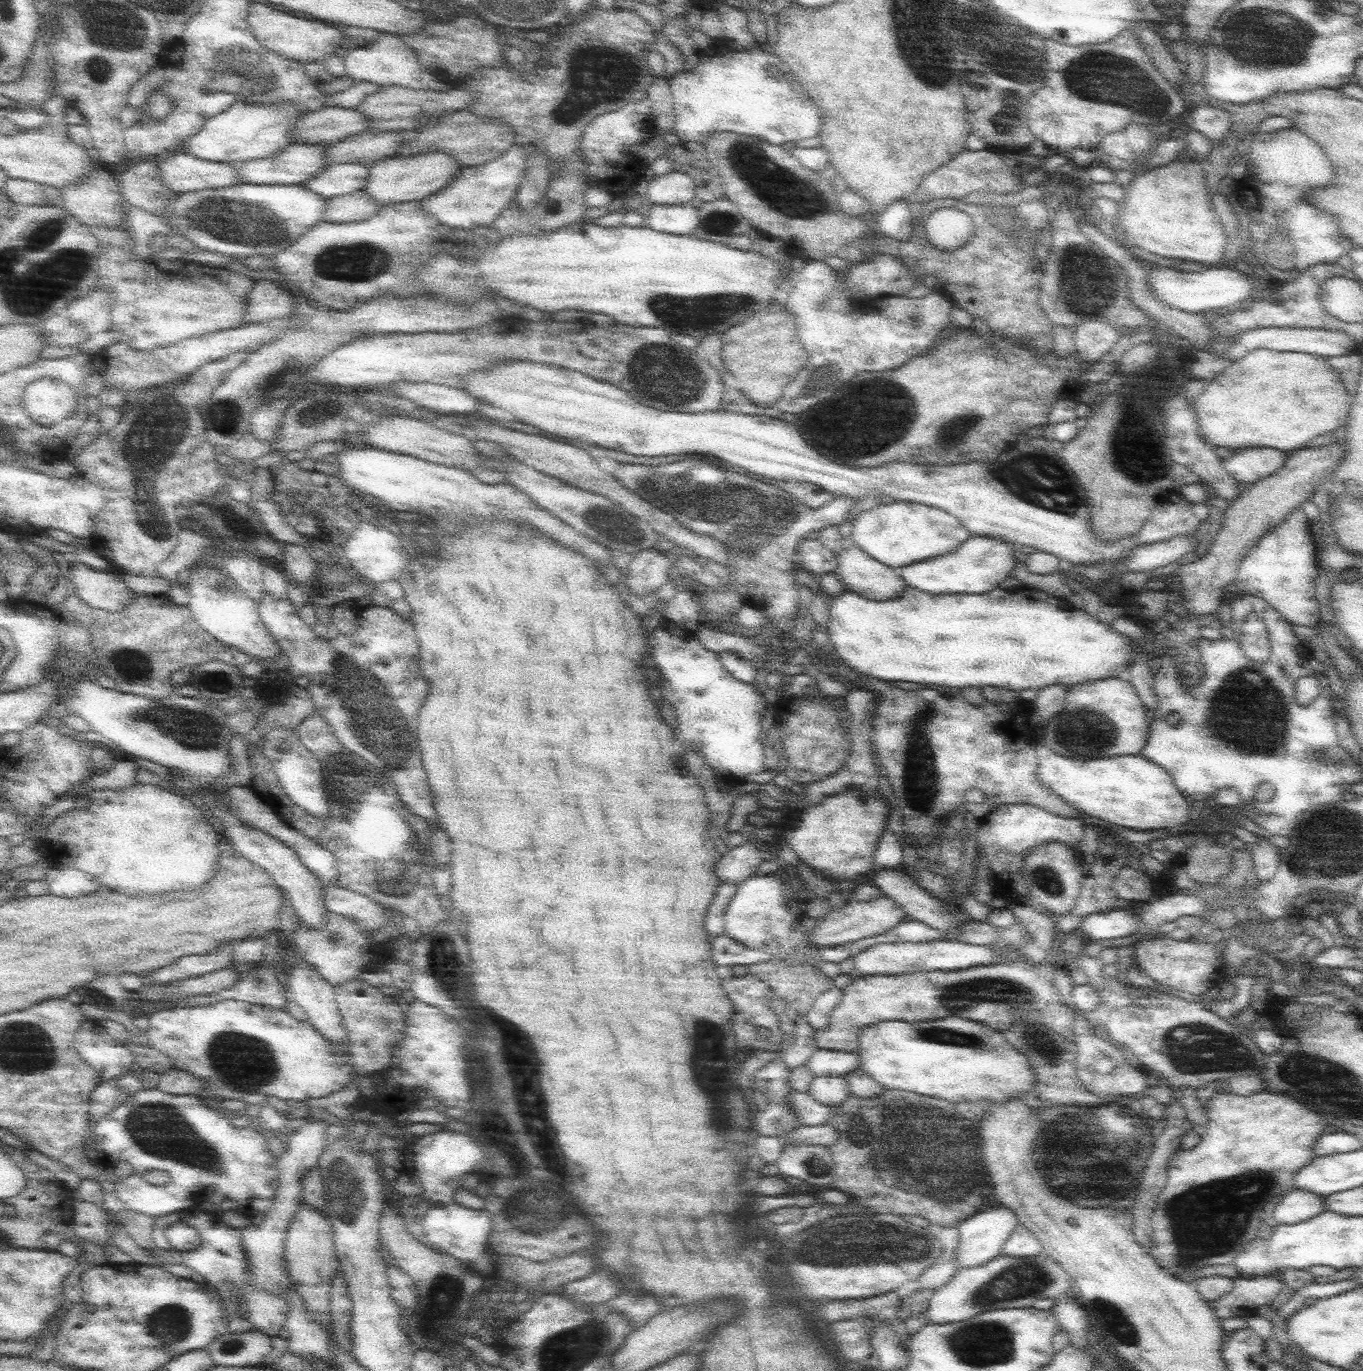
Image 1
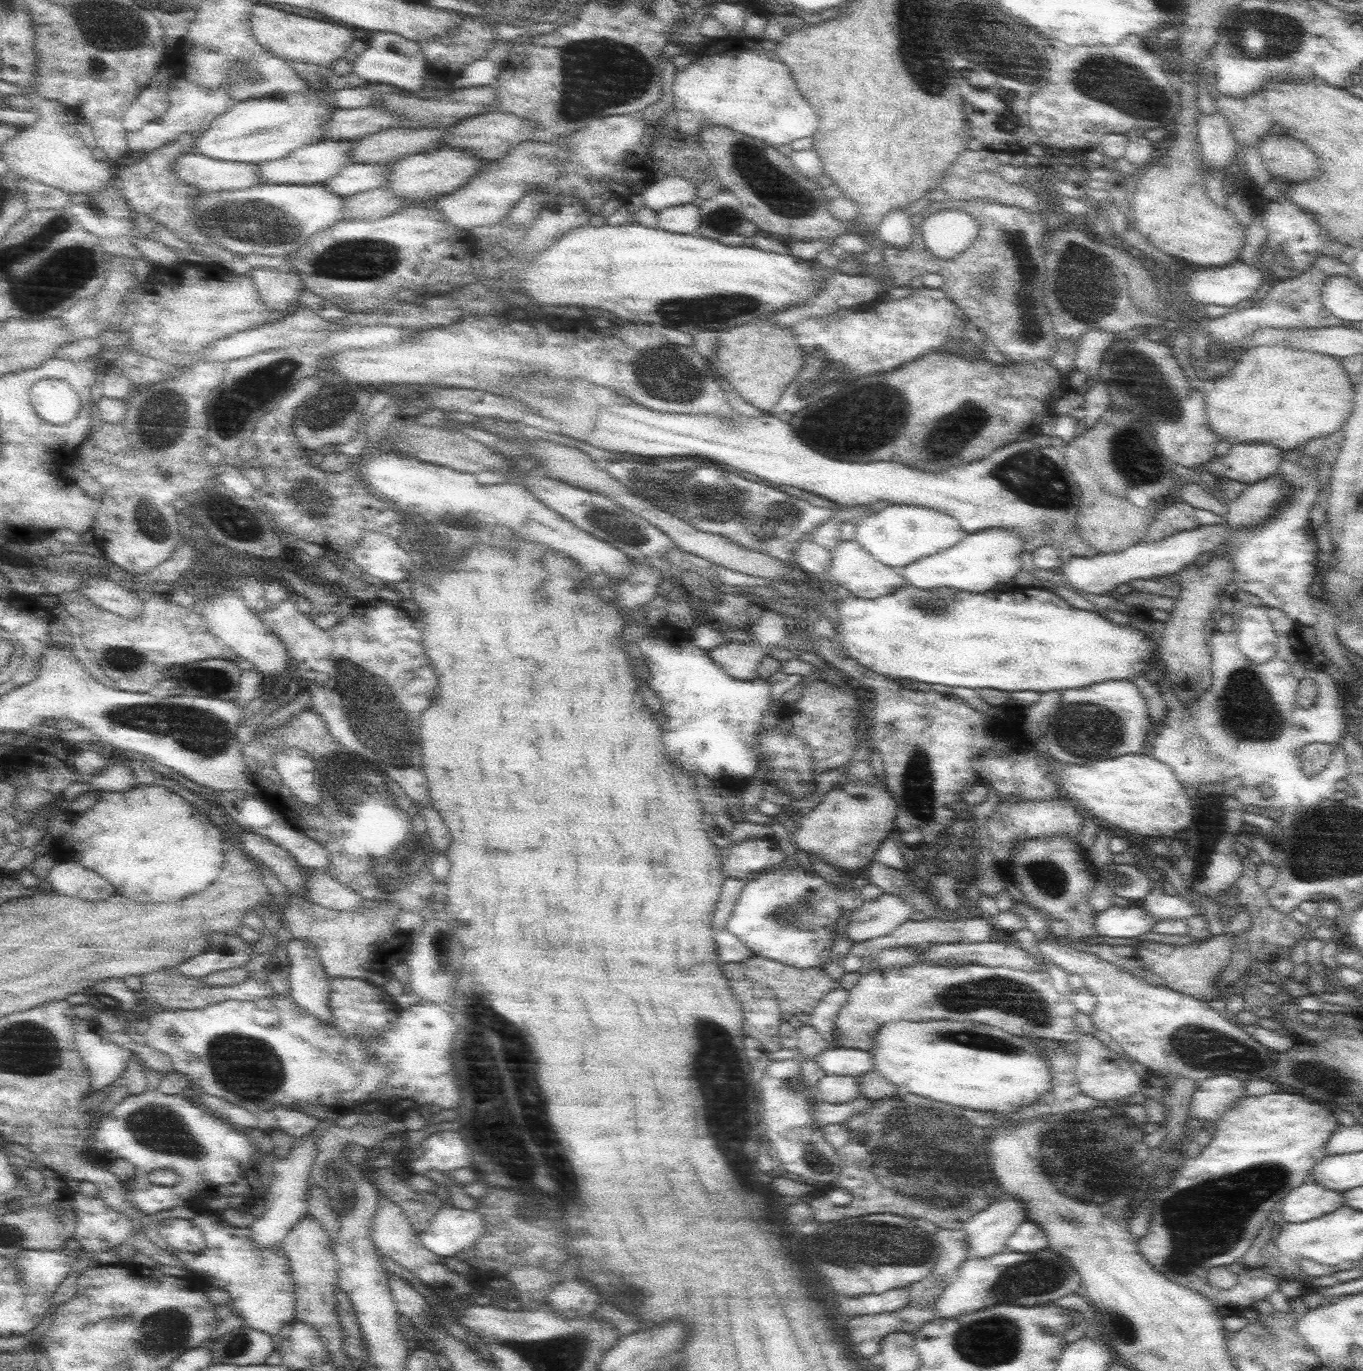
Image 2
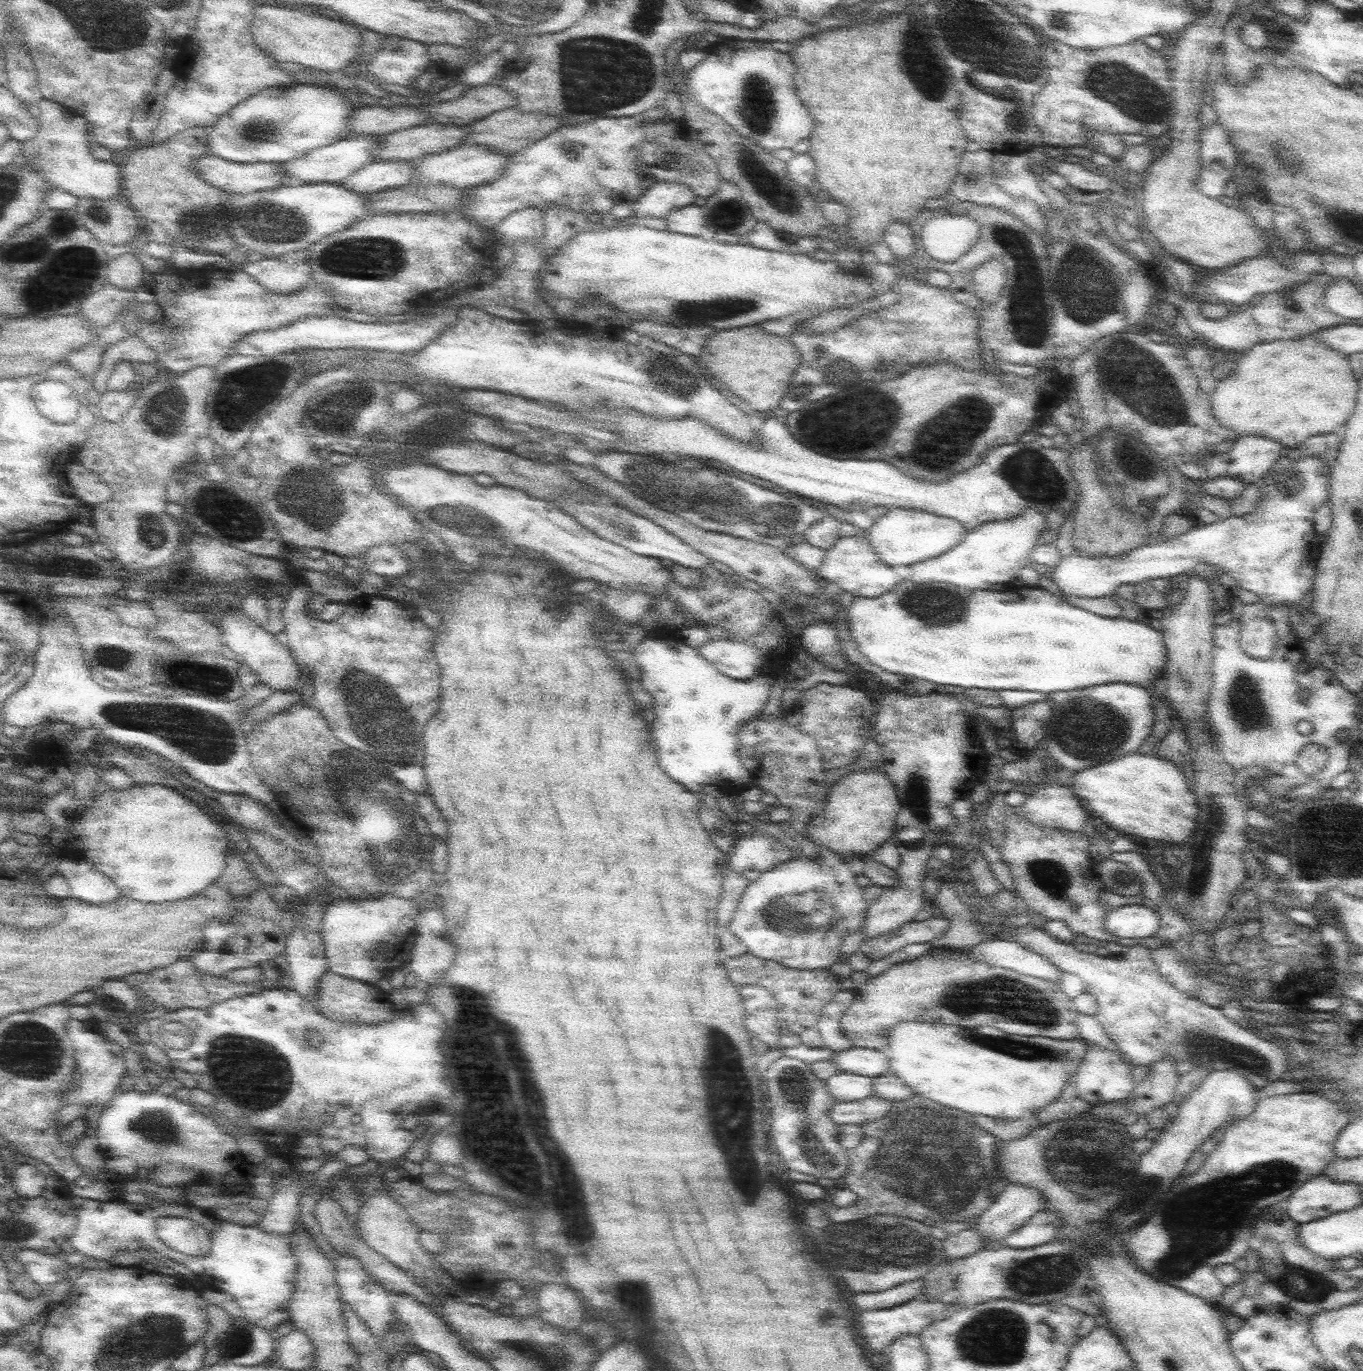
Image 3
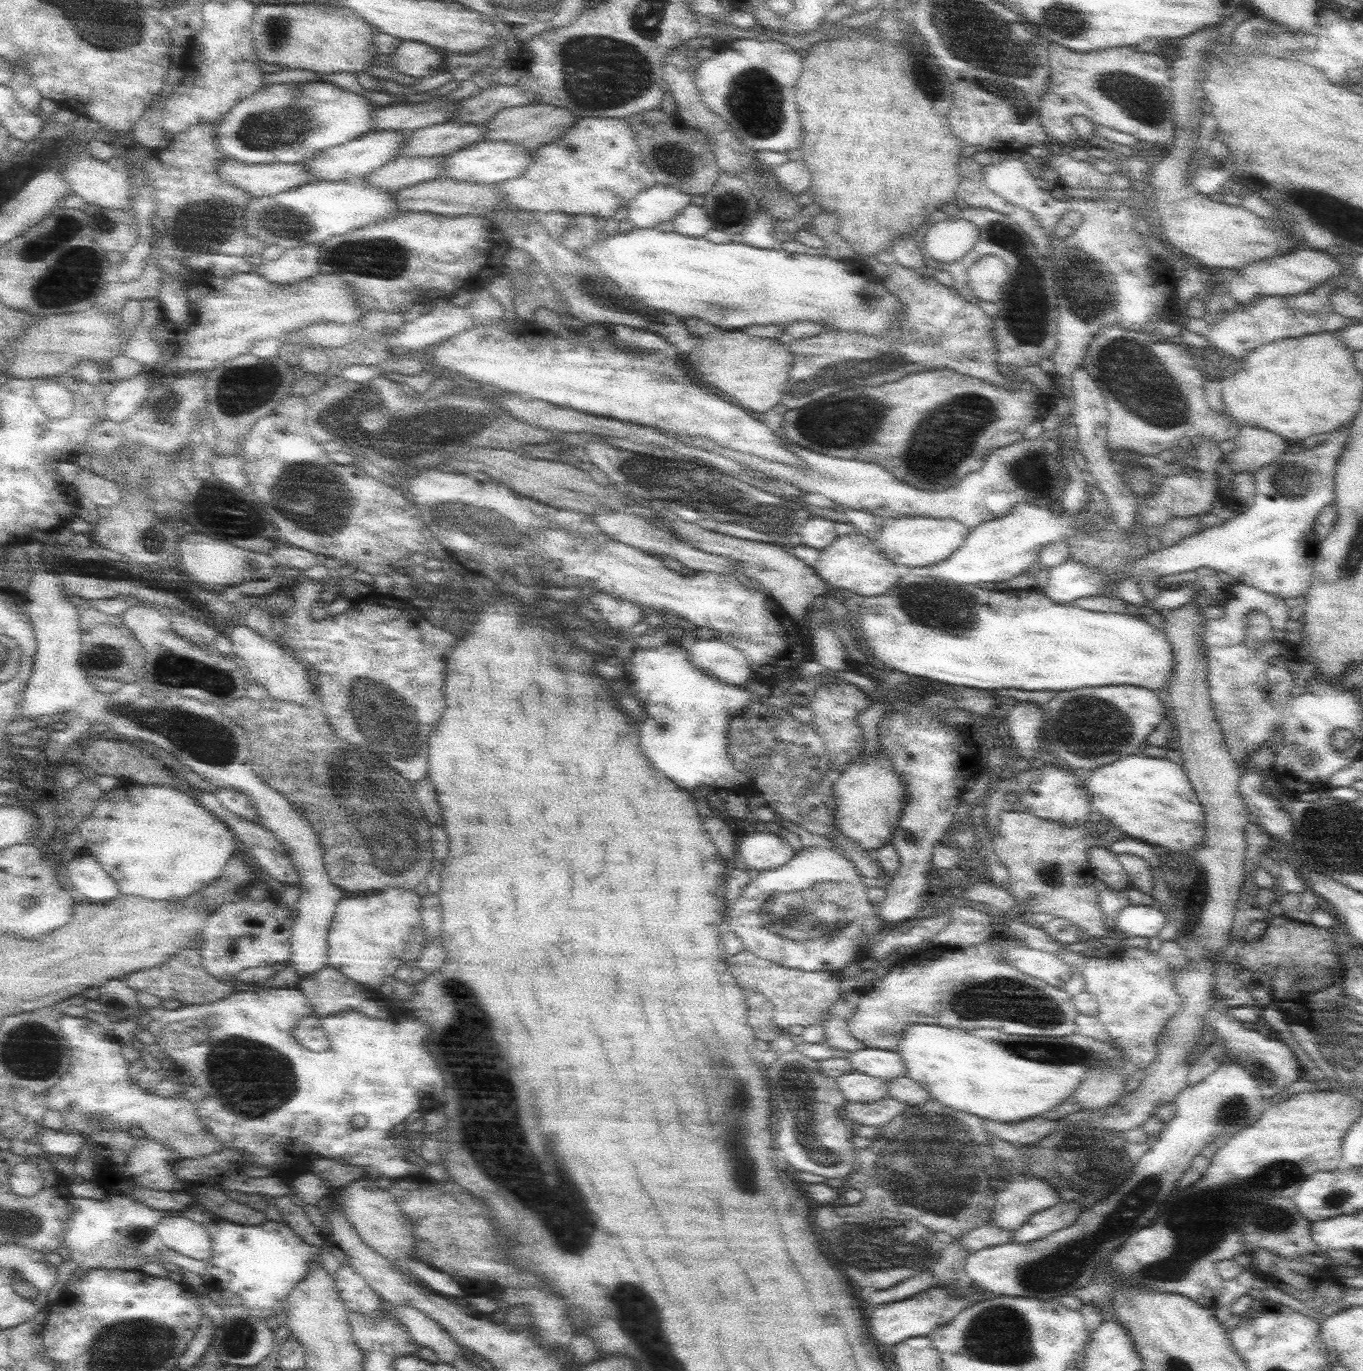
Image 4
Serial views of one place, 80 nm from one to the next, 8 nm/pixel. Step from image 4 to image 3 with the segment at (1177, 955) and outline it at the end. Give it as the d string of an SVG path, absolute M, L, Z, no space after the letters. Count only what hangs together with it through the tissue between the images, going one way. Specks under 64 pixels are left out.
M1036 925L1031 932L1014 927L1014 932L1017 941L1026 949L1044 956L1060 971L1078 974L1084 980L1086 990L1097 1001L1095 1018L1133 1066L1147 1069L1164 1057L1172 1057L1177 1064L1197 1056L1195 1067L1206 1067L1209 1074L1214 1071L1236 1071L1258 1089L1290 1076L1290 1057L1284 1049L1285 1045L1270 1042L1242 1028L1224 1014L1223 1007L1205 1004L1176 990L1162 978L1148 947L1130 944L1126 954L1104 957L1076 950L1068 944L1069 941L1061 941L1048 934L1043 925Z

